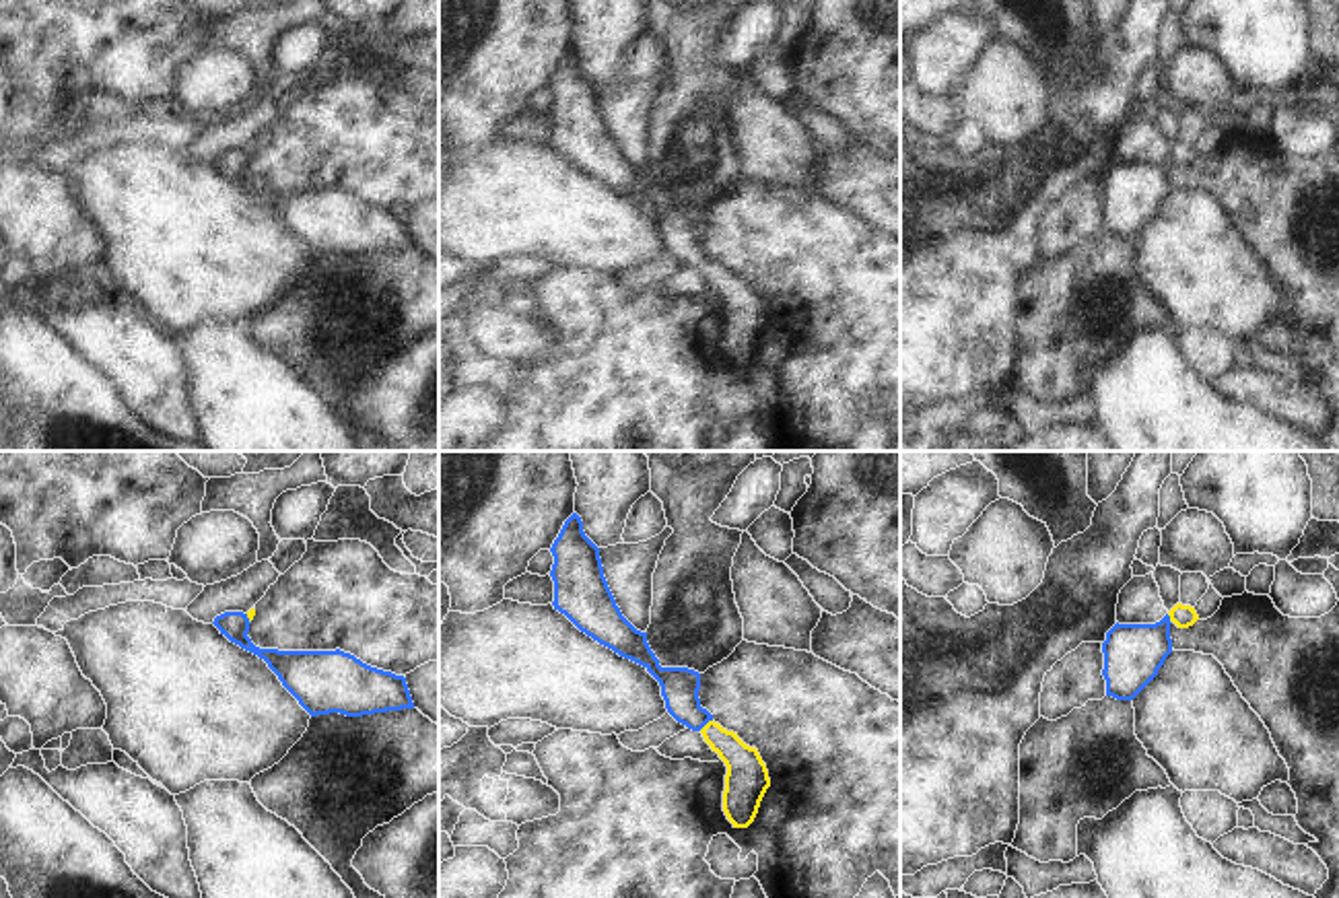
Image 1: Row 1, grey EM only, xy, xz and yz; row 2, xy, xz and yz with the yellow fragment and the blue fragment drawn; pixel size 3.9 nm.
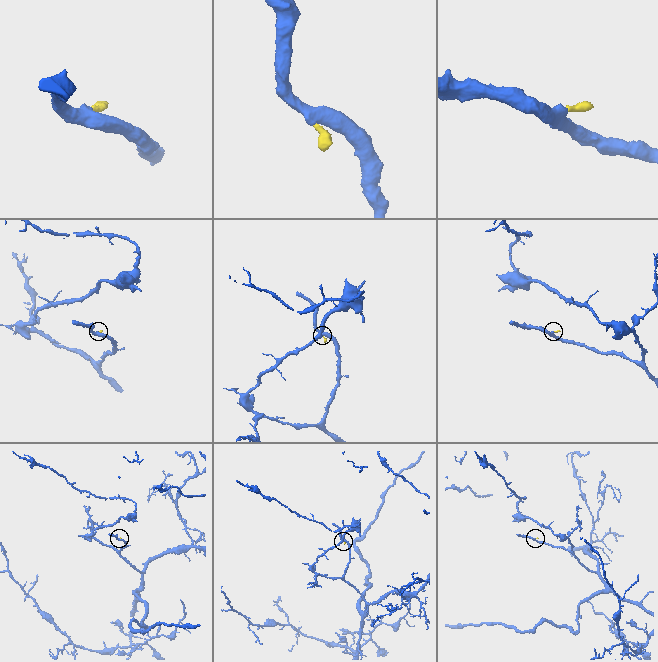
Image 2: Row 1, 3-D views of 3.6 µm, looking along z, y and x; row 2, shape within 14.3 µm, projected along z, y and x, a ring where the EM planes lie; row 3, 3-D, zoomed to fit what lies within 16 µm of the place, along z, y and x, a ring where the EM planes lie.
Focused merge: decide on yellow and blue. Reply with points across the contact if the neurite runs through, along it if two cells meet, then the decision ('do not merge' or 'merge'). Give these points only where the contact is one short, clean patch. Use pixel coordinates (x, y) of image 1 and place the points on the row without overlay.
across xz (746, 312), (744, 301), (707, 262), (680, 235), (680, 225) | merge

